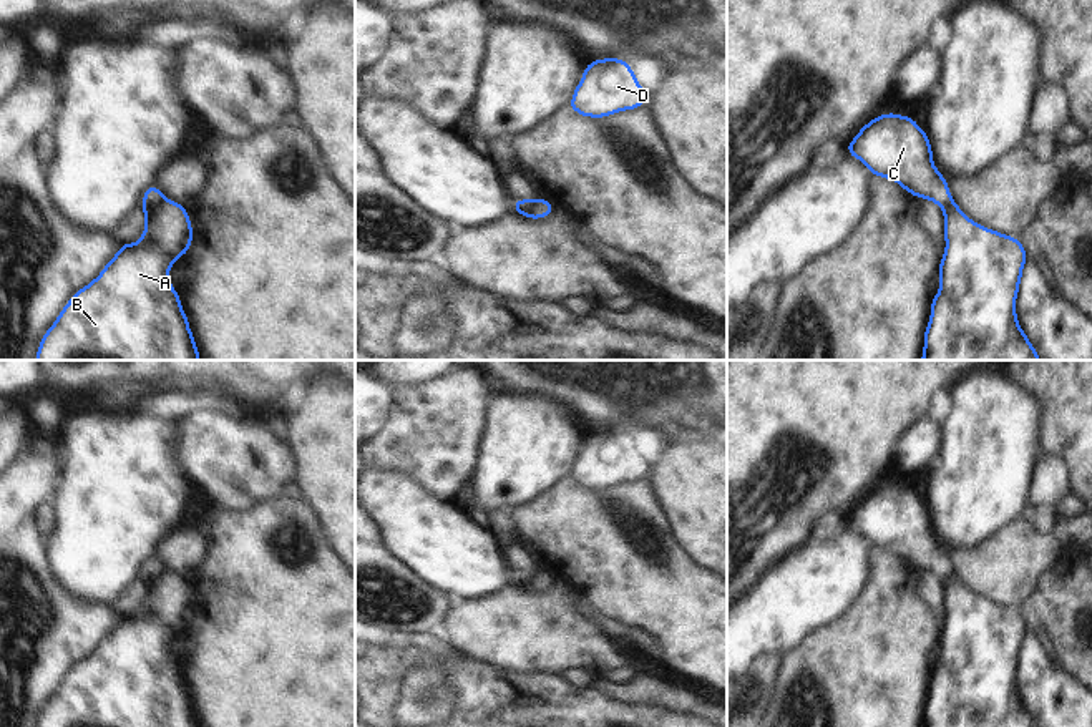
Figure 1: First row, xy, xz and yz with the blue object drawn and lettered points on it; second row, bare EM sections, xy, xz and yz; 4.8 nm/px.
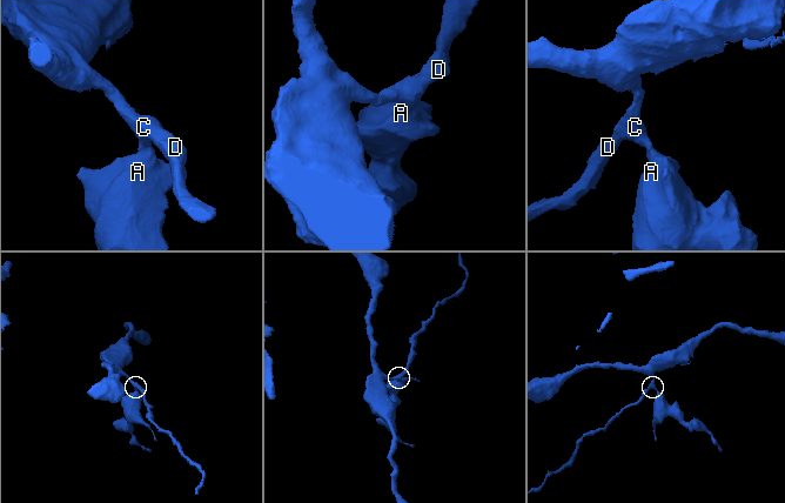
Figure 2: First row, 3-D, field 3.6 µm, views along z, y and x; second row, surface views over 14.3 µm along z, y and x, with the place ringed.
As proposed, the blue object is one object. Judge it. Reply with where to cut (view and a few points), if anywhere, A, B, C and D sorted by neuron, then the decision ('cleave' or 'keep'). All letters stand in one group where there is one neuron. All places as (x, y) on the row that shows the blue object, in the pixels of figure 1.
xy (165, 198), (145, 213) | A B / C D | cleave

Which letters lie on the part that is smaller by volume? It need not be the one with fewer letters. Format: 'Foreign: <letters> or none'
Foreign: A, B

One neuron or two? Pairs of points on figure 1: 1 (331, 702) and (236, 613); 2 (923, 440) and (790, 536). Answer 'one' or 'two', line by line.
1: one
2: two

